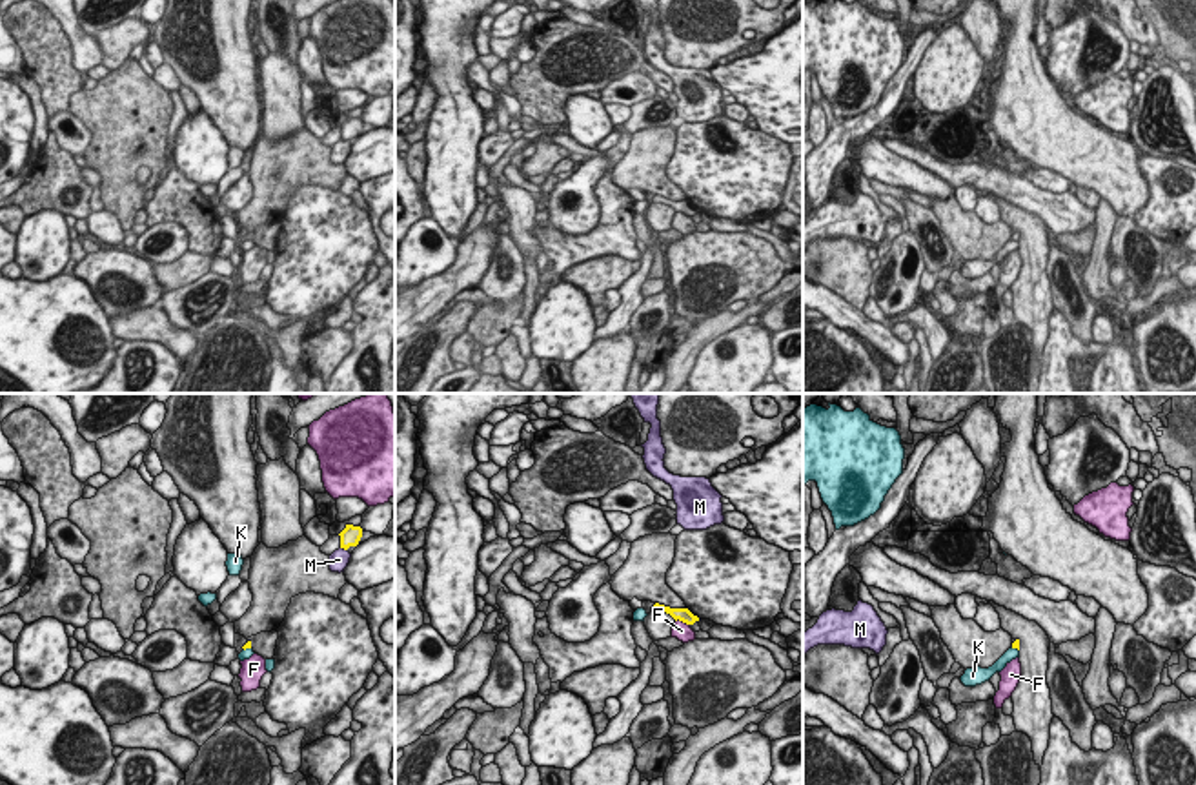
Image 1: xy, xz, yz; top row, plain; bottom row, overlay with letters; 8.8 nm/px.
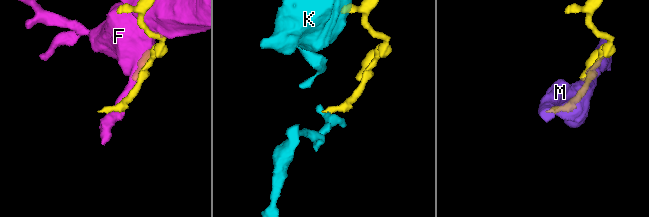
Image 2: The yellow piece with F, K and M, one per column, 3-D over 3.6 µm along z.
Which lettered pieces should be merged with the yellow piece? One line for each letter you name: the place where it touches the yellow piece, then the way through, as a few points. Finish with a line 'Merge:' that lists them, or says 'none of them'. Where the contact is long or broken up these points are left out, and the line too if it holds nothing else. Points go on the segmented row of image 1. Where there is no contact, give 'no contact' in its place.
Merge: none of them

